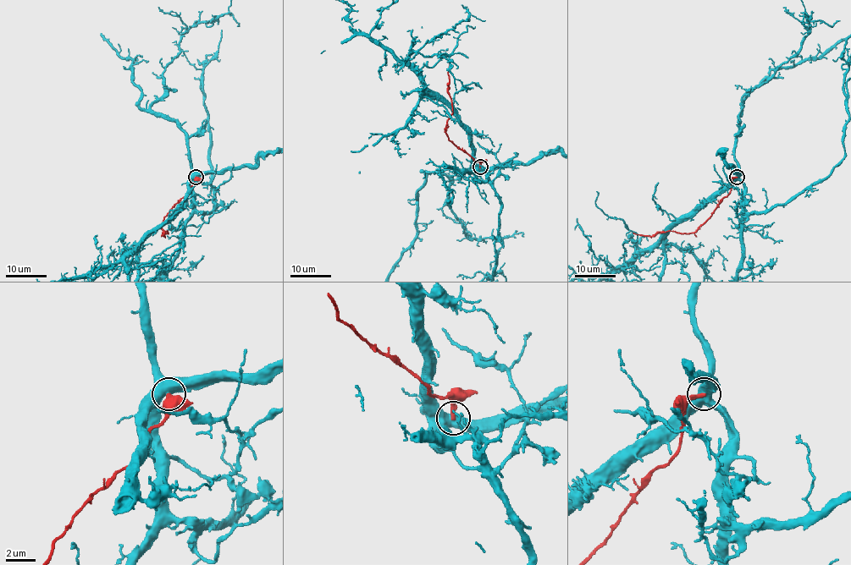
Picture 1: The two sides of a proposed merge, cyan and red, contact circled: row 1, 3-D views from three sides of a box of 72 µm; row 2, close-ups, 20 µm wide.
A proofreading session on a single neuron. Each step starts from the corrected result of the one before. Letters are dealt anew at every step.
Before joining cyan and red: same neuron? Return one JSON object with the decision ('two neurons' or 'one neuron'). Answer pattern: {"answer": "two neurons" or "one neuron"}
{"answer": "two neurons"}

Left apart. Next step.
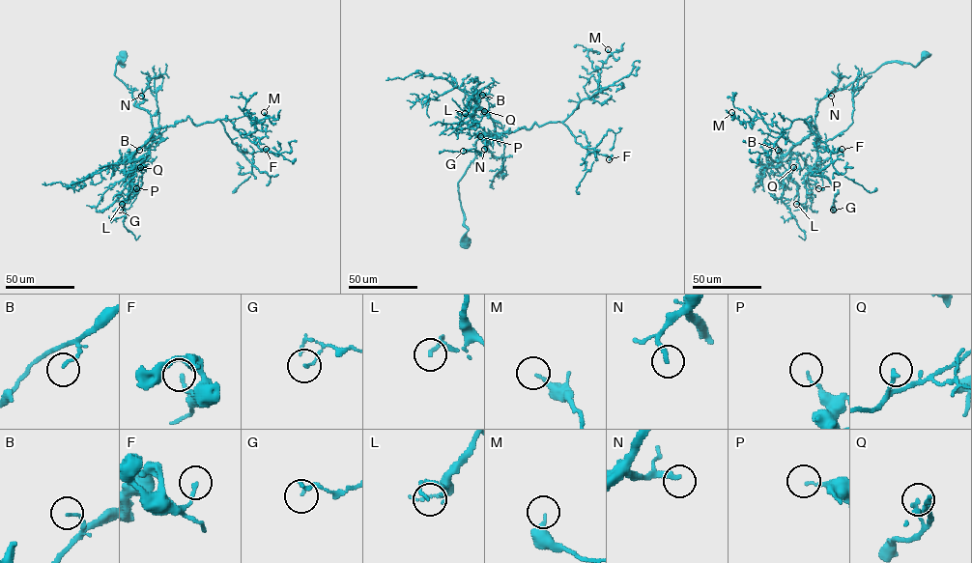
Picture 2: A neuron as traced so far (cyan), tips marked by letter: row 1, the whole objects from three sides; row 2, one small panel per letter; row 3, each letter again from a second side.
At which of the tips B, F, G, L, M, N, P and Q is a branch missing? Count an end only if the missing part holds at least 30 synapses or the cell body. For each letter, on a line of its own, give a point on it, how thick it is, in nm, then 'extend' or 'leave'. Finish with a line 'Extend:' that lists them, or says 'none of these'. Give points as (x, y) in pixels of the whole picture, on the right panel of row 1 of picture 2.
B: place (778, 150); calibre 110 nm; leave
F: place (842, 149); calibre 160 nm; leave
G: place (833, 210); calibre 100 nm; leave
L: place (796, 204); calibre 120 nm; leave
M: place (731, 112); calibre 180 nm; leave
N: place (831, 96); calibre 220 nm; extend
P: place (818, 188); calibre 110 nm; leave
Q: place (793, 167); calibre 160 nm; leave
Extend: N

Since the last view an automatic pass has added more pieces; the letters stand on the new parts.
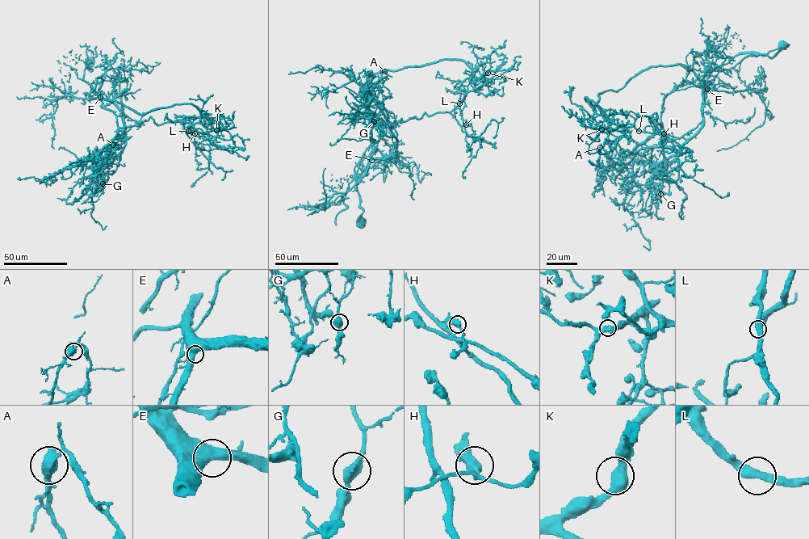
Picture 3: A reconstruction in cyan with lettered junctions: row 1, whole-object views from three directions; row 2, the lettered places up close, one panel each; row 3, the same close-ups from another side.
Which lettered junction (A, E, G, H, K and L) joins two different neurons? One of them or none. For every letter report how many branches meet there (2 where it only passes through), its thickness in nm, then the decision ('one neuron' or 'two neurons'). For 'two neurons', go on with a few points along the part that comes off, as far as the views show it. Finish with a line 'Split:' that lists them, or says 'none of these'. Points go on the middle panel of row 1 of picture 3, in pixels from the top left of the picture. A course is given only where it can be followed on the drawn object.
A: branches 2; calibre 550 nm; two neurons; course (384, 71), (396, 155), (372, 158), (361, 86), (445, 59), (471, 70), (466, 135), (496, 148)
E: branches 2; calibre 600 nm; one neuron
G: branches 2; calibre 500 nm; one neuron
H: branches 2; calibre 480 nm; one neuron
K: branches 2; calibre 500 nm; one neuron
L: branches 2; calibre 480 nm; one neuron
Split: A

